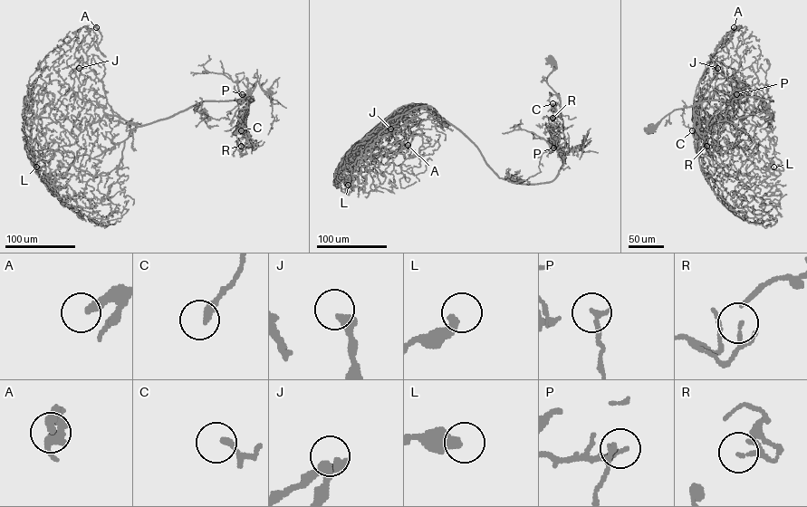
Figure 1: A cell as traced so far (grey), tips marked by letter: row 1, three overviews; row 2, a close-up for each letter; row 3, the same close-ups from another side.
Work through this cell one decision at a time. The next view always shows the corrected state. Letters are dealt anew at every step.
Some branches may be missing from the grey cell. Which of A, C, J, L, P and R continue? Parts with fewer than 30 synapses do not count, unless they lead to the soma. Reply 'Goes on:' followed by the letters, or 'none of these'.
Goes on: none of these

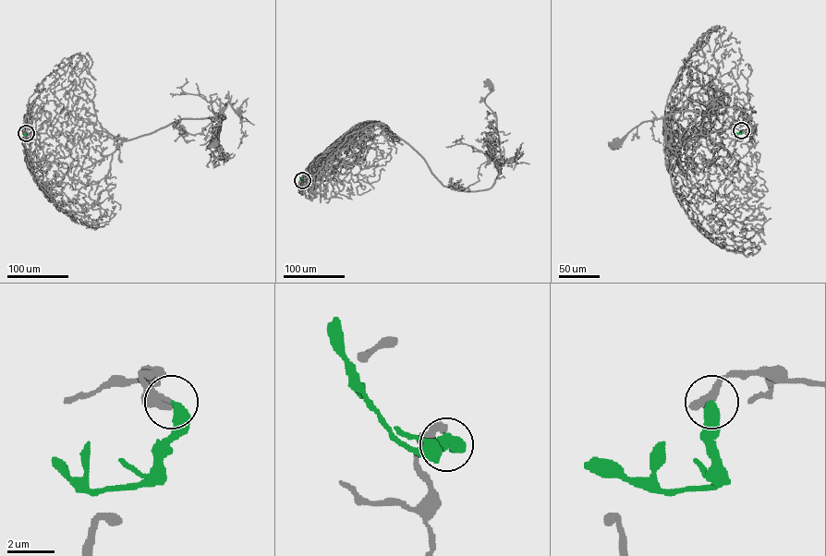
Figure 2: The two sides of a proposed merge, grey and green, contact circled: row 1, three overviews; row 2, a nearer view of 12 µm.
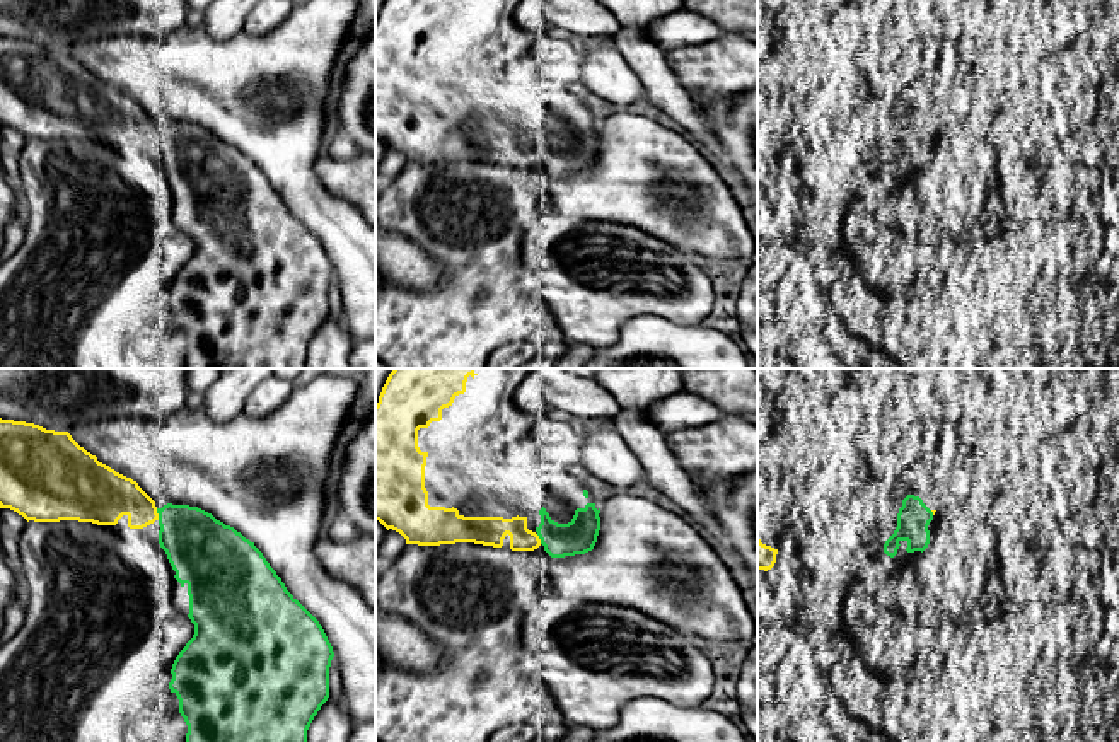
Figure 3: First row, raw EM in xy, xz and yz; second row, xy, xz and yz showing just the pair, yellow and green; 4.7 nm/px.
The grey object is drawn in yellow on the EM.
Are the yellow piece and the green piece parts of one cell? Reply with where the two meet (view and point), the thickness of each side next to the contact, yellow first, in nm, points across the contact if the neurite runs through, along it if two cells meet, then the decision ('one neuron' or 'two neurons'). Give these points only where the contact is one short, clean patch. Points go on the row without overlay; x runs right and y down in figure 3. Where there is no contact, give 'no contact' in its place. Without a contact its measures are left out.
xy (157, 132) | 240/320 nm | across xy (108, 113), (157, 132), (168, 133), (198, 164) | one neuron

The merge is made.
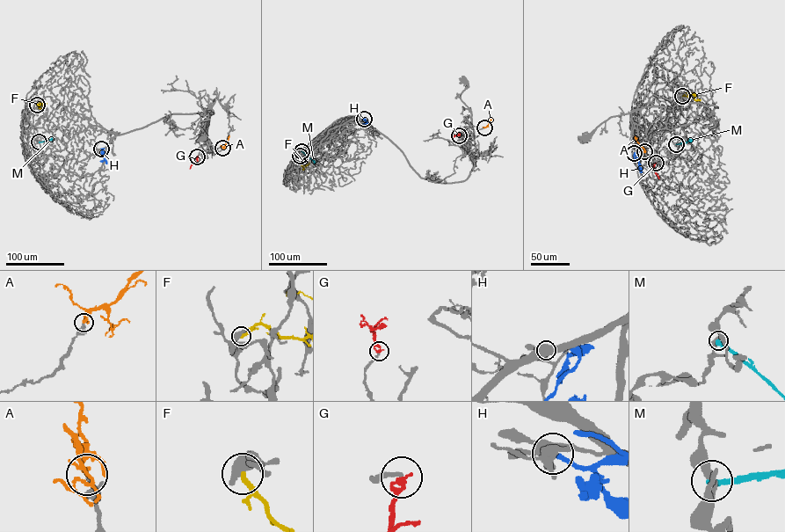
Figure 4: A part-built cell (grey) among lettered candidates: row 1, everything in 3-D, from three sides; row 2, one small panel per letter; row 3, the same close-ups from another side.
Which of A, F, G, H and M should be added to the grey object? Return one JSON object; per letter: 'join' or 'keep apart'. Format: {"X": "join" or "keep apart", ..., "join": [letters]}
{"A": "join", "F": "keep apart", "G": "join", "H": "keep apart", "M": "keep apart", "join": ["A", "G"]}

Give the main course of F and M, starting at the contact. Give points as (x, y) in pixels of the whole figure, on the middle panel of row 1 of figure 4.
F: (300, 156), (304, 161), (302, 169)
M: (301, 151), (315, 163)

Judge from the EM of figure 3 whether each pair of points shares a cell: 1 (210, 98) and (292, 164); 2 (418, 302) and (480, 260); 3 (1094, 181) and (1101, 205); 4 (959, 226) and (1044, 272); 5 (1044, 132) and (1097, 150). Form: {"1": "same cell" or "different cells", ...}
{"1": "same cell", "2": "same cell", "3": "different cells", "4": "different cells", "5": "different cells"}

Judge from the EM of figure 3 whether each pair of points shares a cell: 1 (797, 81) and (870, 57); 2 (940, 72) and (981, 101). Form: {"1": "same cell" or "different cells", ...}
{"1": "same cell", "2": "same cell"}

